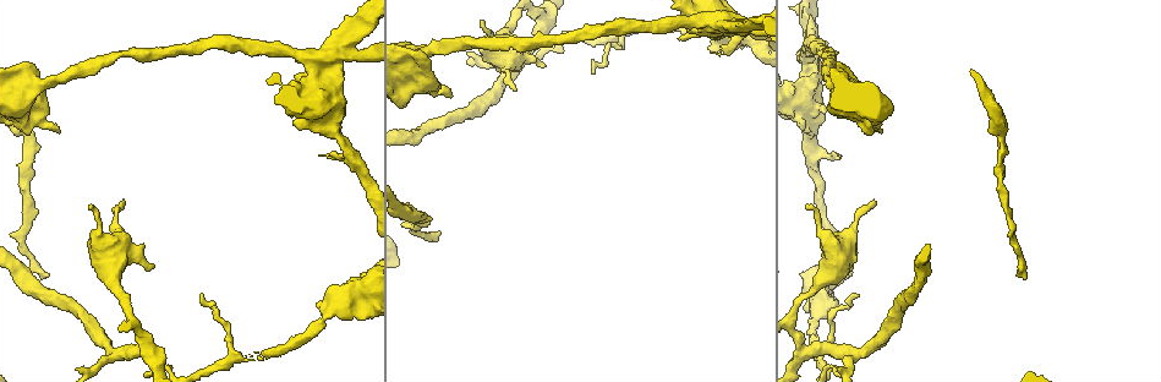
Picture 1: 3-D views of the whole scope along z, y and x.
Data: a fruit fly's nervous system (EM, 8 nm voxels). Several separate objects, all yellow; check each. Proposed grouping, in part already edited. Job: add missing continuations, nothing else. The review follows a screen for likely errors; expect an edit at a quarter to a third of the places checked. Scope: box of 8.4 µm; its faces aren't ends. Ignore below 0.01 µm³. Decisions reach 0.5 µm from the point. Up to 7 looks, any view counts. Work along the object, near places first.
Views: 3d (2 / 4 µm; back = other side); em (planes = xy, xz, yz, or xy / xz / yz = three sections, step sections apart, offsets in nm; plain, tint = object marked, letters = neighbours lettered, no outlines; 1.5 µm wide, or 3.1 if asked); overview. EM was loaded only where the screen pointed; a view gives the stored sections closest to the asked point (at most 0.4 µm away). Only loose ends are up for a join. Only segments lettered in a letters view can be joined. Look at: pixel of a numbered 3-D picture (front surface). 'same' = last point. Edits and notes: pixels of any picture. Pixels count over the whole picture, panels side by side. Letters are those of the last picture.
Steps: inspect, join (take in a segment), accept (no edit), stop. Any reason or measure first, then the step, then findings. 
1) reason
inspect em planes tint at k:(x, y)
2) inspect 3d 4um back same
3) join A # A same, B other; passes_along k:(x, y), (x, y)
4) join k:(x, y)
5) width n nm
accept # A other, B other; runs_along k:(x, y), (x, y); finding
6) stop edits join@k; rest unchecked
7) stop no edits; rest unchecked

branch stops here
inspect 3d 4um at 1:(594, 74)

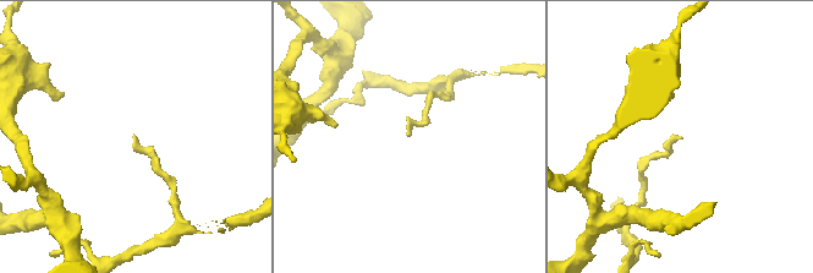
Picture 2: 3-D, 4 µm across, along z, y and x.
shape alone is not enough
inspect em planes plain at 2:(409, 134)

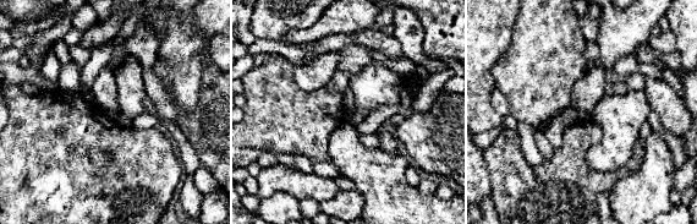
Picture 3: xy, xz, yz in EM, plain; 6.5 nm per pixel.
what lies round it
inspect em planes letters same

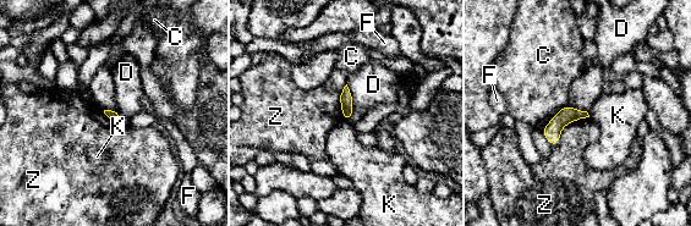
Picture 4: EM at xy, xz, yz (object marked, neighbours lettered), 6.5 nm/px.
longest_contact Z 320 nm
accept # C other, D other, F other, K other, Z other; border 4:(588, 116), (566, 123), (553, 147); none of them fits

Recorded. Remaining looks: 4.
end of a long branch
inspect 3d 2um at 1:(1019, 276)

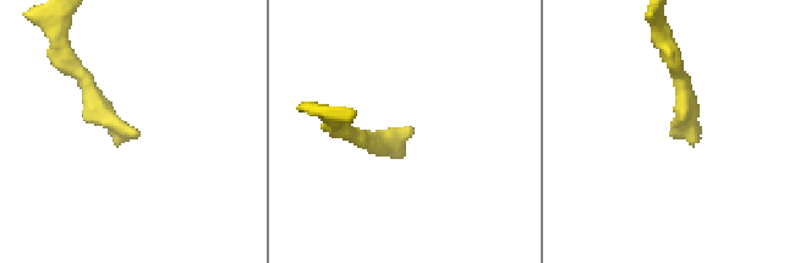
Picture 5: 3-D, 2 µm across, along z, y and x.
now the EM
inspect em xz step 4 letters at 5:(676, 136)

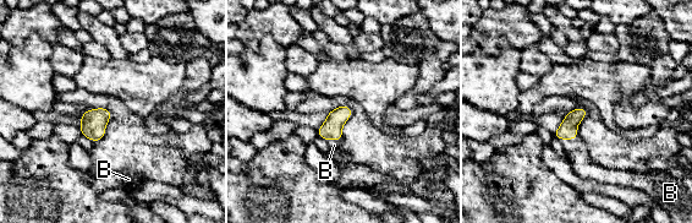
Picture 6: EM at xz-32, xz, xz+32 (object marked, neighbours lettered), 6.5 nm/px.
join B # B same; passes_along 6:(567, 130), (569, 139), (577, 154); the cell continues

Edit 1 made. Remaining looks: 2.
stop edits join@6; rest unchecked

